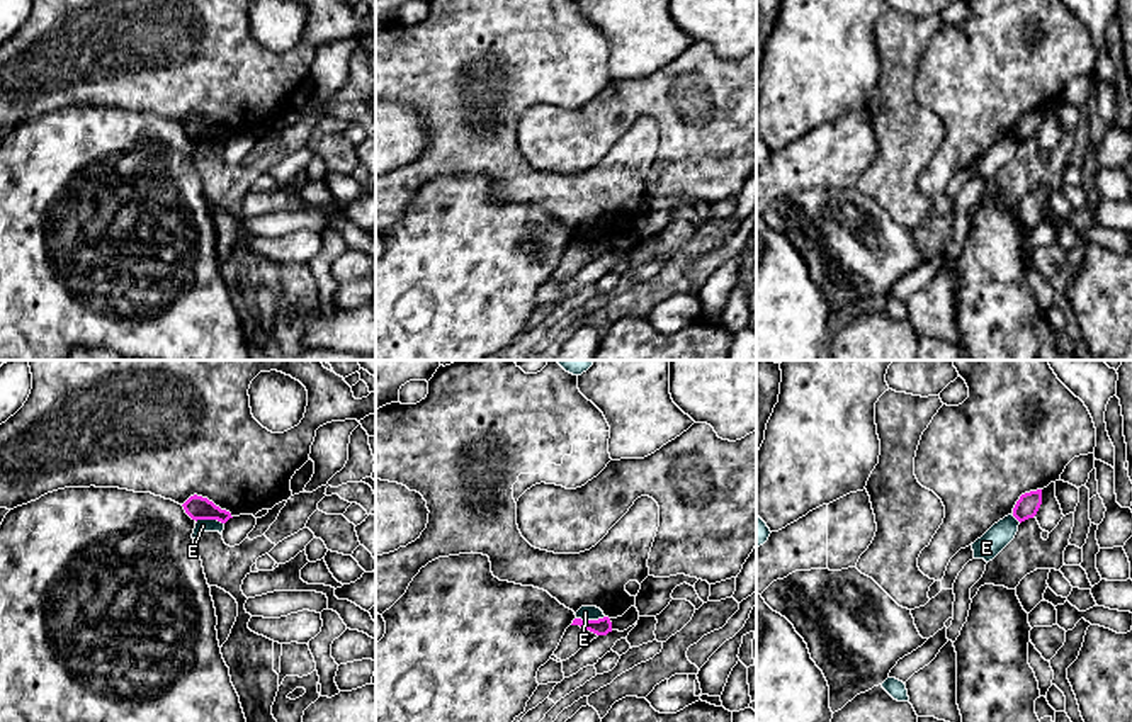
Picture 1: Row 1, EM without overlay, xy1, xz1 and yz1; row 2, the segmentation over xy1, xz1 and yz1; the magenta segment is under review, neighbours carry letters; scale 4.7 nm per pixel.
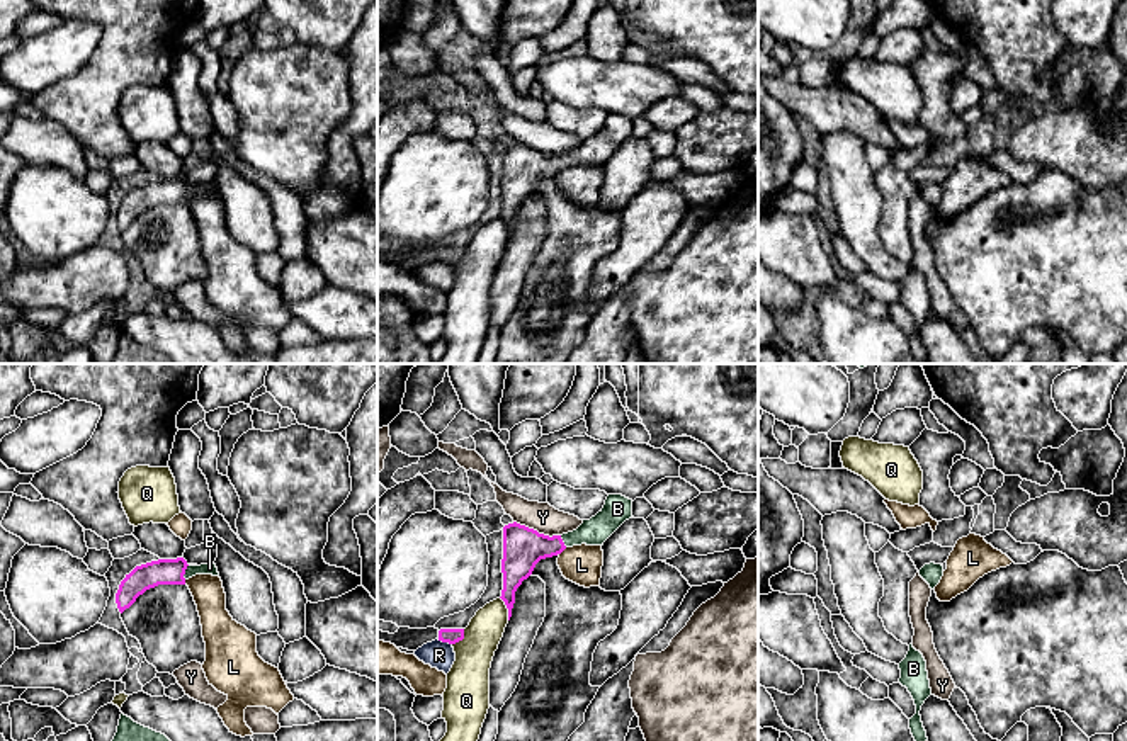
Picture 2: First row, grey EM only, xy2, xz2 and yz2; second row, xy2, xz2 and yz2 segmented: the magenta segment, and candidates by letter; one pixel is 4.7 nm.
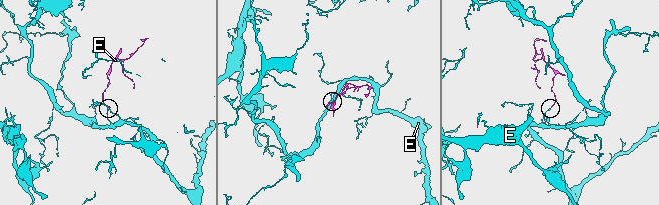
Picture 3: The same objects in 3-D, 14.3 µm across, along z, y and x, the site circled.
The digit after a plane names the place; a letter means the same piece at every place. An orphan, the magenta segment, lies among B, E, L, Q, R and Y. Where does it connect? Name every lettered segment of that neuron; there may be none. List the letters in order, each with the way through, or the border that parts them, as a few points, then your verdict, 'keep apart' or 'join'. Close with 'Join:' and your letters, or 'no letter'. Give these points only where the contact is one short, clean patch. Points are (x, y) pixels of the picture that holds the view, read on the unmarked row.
B: runs through xy2 (164, 191), (184, 191), (209, 187); join
E: border along xz1 (604, 235), (577, 238); keep apart
L: border along xz2 (566, 167), (560, 174); keep apart
Q: border along xz2 (500, 216), (509, 238); keep apart
R: keep apart
Y: border along xz2 (514, 140), (539, 152), (560, 155); keep apart
Join: B

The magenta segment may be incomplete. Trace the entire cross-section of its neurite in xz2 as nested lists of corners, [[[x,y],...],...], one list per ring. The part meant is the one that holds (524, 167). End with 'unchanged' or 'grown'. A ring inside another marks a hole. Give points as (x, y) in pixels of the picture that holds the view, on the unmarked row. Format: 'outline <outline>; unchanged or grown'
outline [[[609,114],[603,127],[583,143],[563,155],[544,155],[517,141],[503,146],[503,209],[501,219],[508,228],[508,240],[515,223],[515,211],[527,199],[541,178],[561,173],[573,165],[603,165],[603,161],[632,138],[632,119],[622,114]]]; grown

